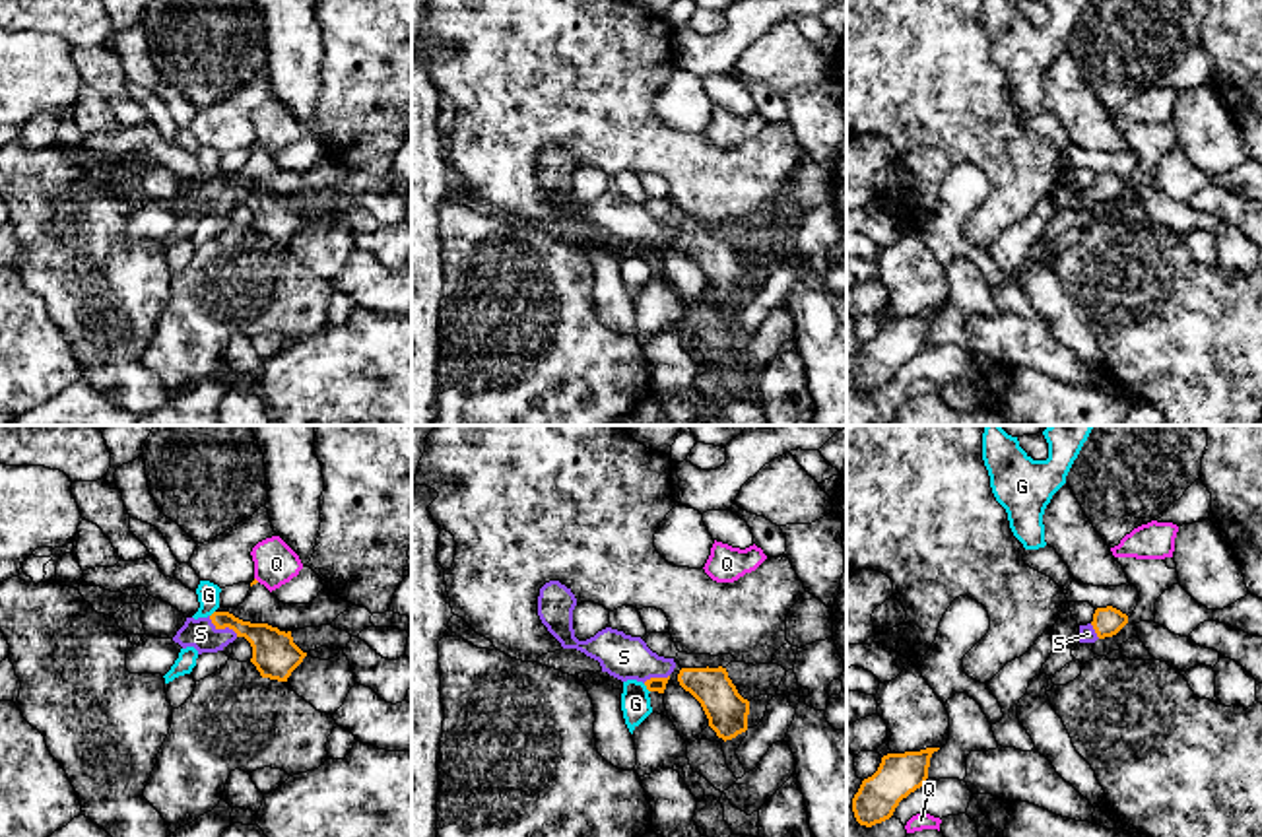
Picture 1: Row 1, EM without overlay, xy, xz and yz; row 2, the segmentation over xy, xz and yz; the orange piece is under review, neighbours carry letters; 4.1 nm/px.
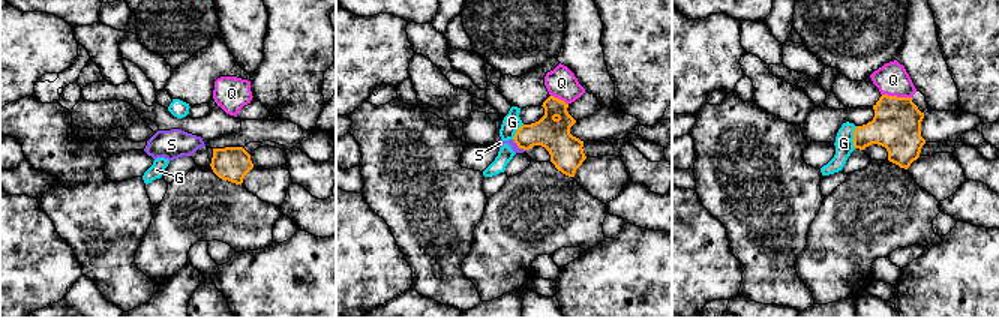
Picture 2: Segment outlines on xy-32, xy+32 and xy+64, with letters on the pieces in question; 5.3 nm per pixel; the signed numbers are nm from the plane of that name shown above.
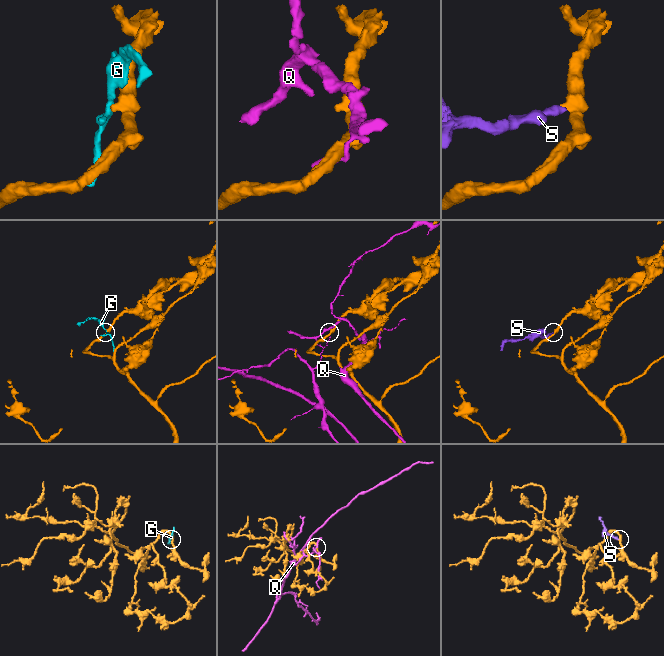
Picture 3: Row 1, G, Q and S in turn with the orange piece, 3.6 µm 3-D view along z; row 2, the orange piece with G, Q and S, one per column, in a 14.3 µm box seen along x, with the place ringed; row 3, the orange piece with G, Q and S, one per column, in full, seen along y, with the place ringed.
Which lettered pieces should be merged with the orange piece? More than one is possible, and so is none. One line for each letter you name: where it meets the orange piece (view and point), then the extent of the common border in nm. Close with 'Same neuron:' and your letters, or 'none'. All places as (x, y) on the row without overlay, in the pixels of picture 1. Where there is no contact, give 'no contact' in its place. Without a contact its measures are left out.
S: xy (222, 193) | 150 nm
Same neuron: S

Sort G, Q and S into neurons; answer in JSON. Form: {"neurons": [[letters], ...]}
{"neurons": [["G"], ["Q"], ["S"]]}

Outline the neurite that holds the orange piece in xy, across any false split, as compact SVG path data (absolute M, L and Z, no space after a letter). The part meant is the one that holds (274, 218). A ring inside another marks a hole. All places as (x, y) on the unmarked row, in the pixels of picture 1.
M214 177L208 183L186 183L173 202L183 214L194 212L198 219L223 216L237 202L245 202L252 212L250 227L262 243L287 247L291 237L303 227L303 218L291 196L280 196L268 188L250 188L229 177Z

